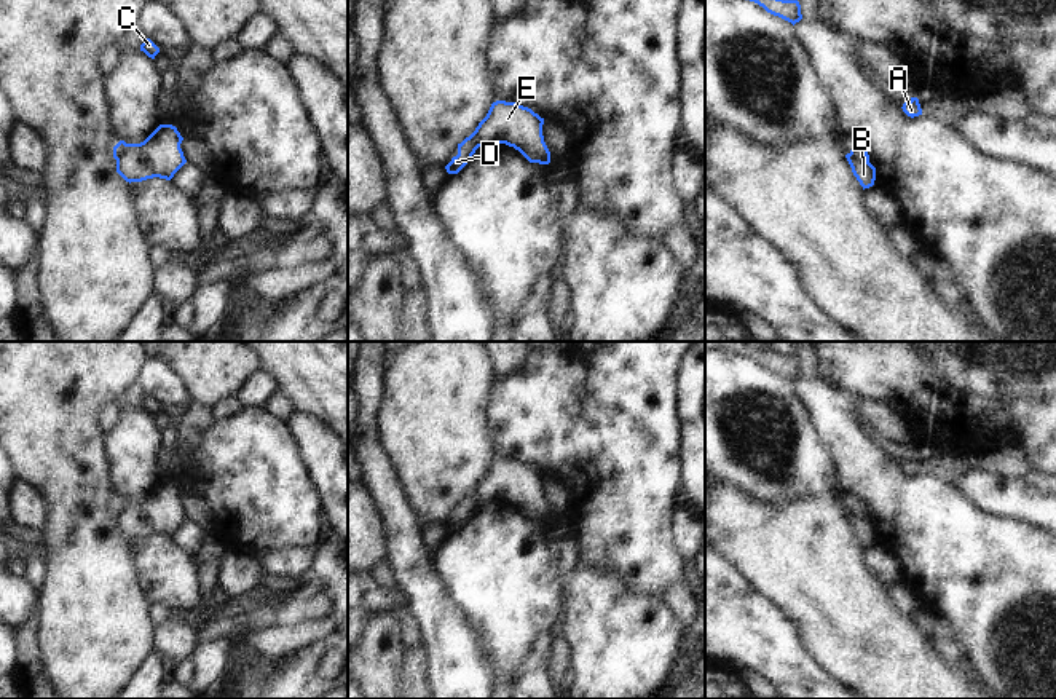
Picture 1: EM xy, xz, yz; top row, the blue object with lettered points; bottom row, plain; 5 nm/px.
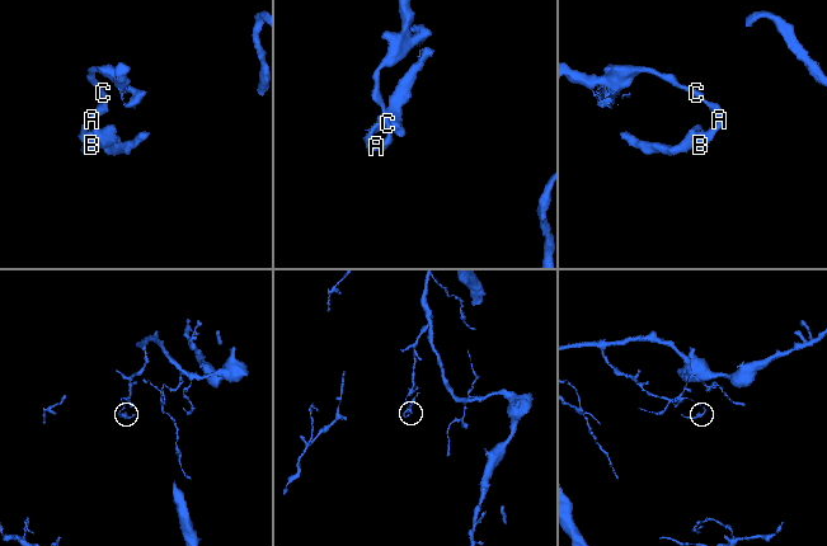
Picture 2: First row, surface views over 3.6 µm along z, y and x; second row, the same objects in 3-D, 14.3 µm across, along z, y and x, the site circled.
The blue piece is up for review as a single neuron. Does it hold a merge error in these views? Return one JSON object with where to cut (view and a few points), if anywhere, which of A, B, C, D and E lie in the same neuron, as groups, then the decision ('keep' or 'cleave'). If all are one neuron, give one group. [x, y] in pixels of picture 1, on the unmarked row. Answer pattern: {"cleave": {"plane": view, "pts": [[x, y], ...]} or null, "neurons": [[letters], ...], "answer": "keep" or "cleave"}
{"cleave": {"plane": "yz", "pts": [[851, 509], [868, 519]]}, "neurons": [["A", "C", "D"], ["B", "E"]], "answer": "cleave"}

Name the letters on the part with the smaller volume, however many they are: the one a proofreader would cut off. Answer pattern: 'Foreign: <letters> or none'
Foreign: B, E

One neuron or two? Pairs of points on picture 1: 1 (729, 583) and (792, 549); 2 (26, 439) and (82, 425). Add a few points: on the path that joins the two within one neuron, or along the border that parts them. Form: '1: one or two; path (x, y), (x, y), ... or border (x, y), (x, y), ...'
1: two; border (721, 554), (752, 588), (771, 600)
2: one; path (40, 425), (67, 425)

